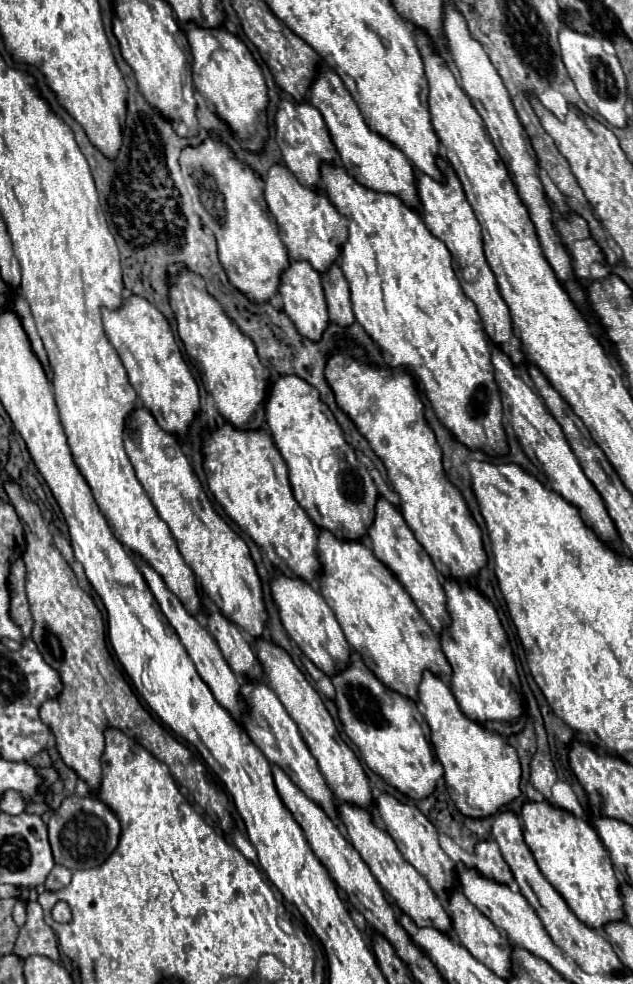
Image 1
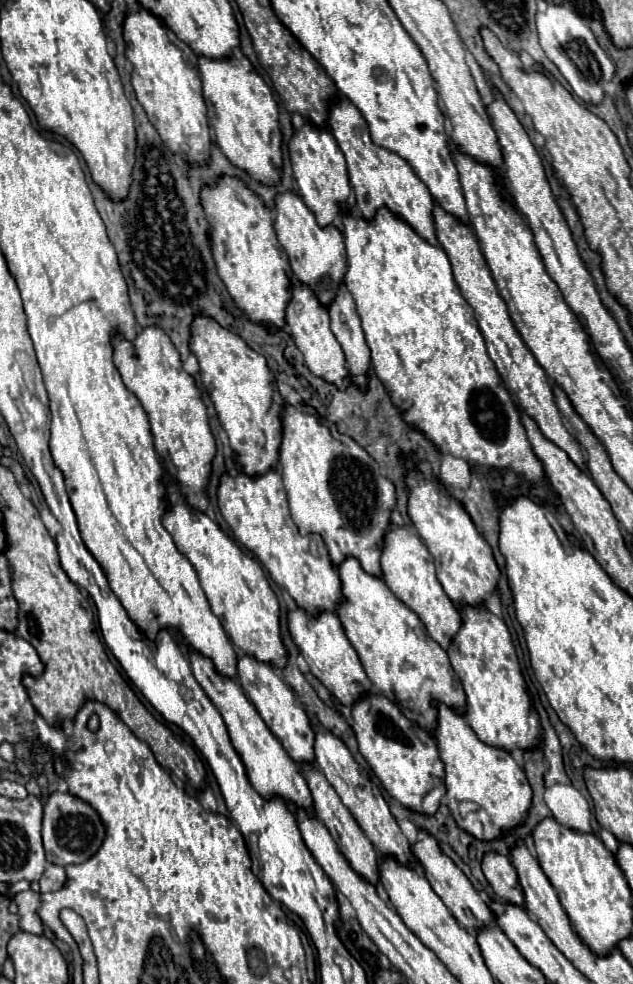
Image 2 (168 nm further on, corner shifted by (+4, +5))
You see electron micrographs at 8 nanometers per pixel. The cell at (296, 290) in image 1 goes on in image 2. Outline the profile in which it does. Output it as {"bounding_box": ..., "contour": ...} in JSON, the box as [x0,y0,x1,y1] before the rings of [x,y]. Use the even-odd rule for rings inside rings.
{"bounding_box":[287,283,351,389],"contour":[[[297,283],[291,293],[293,293],[293,297],[287,307],[287,331],[291,333],[295,345],[301,349],[307,367],[311,369],[311,373],[315,373],[317,377],[323,377],[327,383],[335,385],[337,389],[347,389],[351,379],[349,379],[349,371],[347,371],[347,363],[345,363],[341,345],[337,343],[335,335],[329,329],[327,309],[317,301],[317,297],[311,293],[311,289],[303,283]]]}

